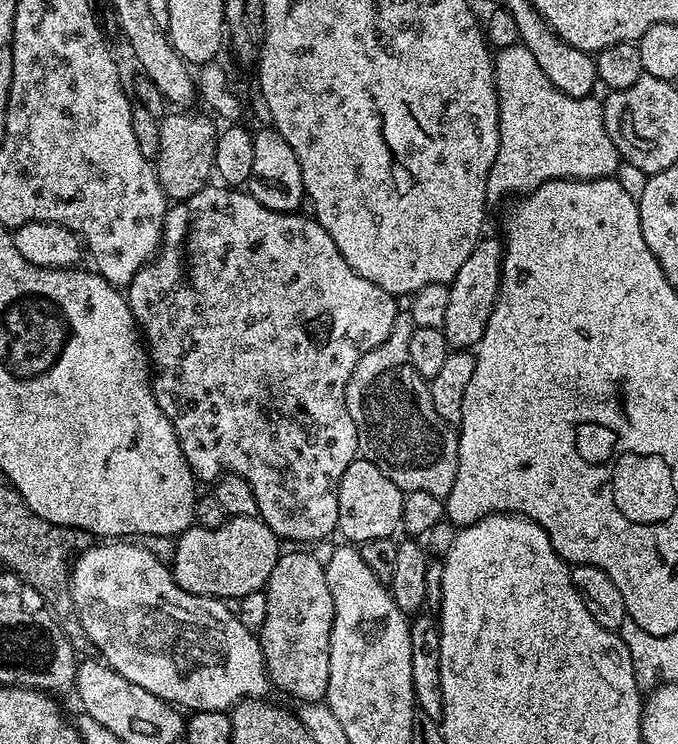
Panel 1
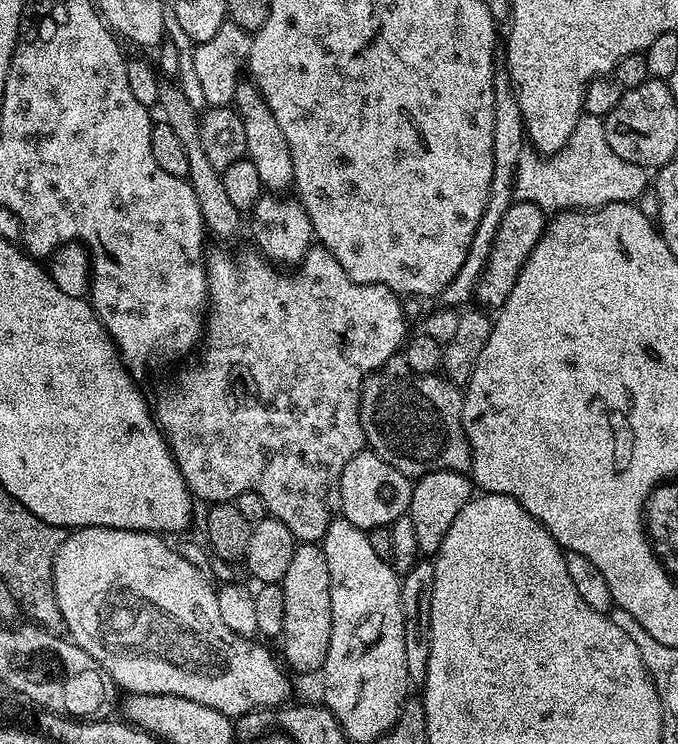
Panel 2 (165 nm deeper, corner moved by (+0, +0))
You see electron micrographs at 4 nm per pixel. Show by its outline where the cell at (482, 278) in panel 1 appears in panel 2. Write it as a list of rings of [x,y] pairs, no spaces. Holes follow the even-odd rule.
[[[516,200],[506,214],[502,214],[502,222],[498,222],[498,232],[494,234],[494,244],[490,246],[490,258],[476,283],[474,300],[480,303],[477,305],[488,310],[499,310],[504,305],[510,290],[514,290],[514,282],[518,282],[518,274],[522,274],[526,258],[530,258],[530,250],[538,246],[545,223],[545,209],[525,200]]]

